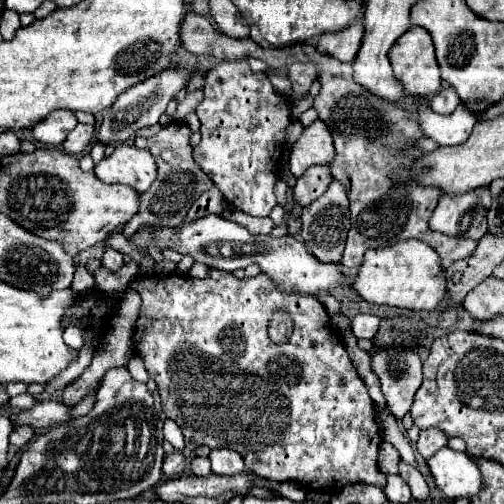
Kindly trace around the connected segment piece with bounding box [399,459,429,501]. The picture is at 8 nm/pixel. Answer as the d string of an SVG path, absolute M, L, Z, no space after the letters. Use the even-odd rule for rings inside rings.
M401 459L401 461L399 461L399 475L407 481L407 485L411 487L411 493L413 493L413 497L415 497L417 501L425 501L425 499L427 499L429 487L427 487L423 475L421 475L413 465L409 465L409 463L405 463L405 461Z

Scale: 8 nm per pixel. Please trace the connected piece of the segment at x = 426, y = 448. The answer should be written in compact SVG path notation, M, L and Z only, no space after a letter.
M429 427L429 429L423 429L419 433L419 441L417 441L417 451L429 459L433 453L437 453L441 447L447 445L447 435L437 429L437 427Z

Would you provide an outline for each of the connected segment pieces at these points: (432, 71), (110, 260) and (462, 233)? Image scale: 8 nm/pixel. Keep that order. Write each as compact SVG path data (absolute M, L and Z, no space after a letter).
M409 27L409 31L405 35L401 35L397 39L397 43L393 43L393 47L389 49L389 61L393 67L393 77L397 81L401 81L405 93L413 95L413 97L427 97L431 93L437 93L441 89L441 71L439 71L439 63L435 59L435 47L431 41L431 35L421 29L421 27Z
M105 249L101 263L103 263L103 267L109 269L109 271L119 271L119 269L125 265L125 263L123 263L123 255L121 255L119 251L115 251L115 249Z
M489 187L467 191L465 195L441 195L429 227L449 237L479 241L487 233L485 215L491 207Z

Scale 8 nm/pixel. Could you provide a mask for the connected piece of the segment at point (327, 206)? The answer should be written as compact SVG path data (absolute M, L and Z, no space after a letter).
M337 179L331 181L329 189L319 199L309 203L309 207L303 207L301 221L303 221L301 239L307 251L313 257L321 259L323 263L341 263L345 241L347 241L347 231L349 231L349 199L347 199L345 187Z

